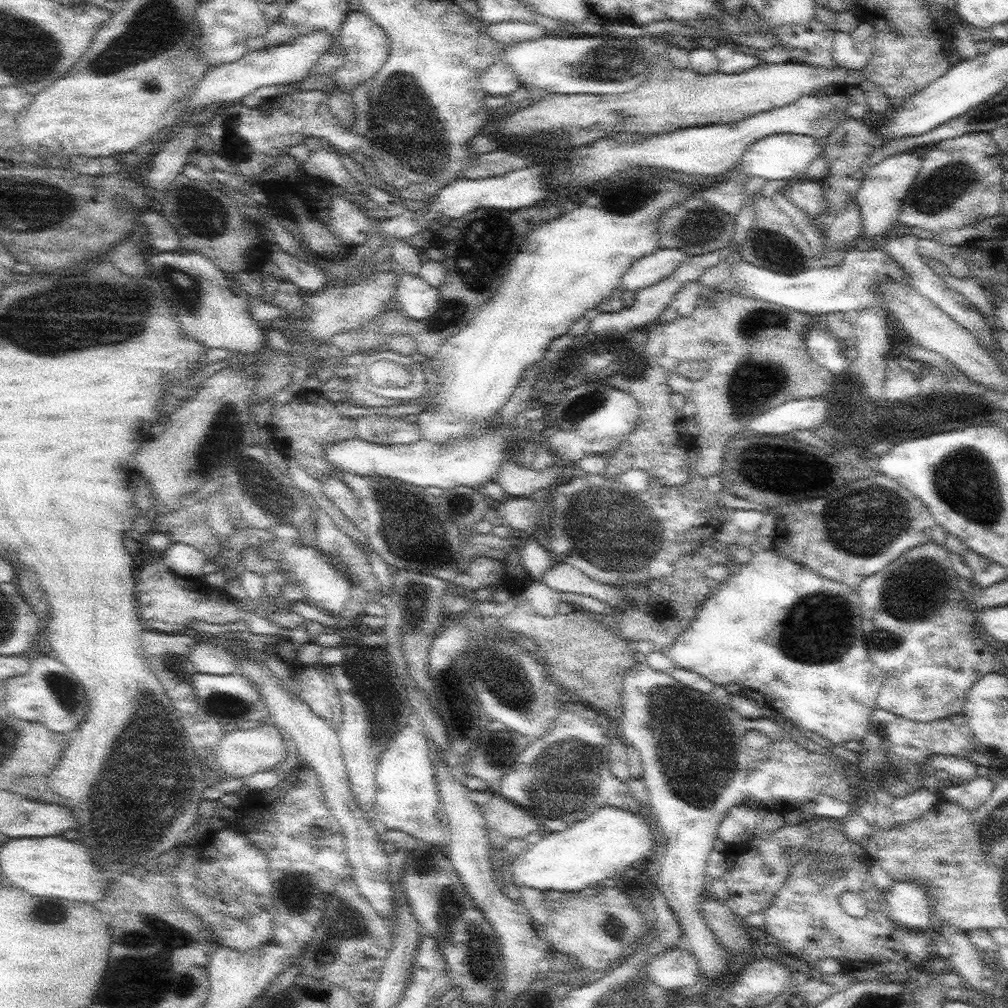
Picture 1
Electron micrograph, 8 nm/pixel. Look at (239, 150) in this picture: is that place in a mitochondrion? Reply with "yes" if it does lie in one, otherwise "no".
yes

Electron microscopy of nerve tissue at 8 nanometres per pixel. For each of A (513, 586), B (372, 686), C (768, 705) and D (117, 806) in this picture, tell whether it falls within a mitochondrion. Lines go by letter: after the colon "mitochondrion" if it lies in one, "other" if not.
A: other
B: mitochondrion
C: other
D: mitochondrion

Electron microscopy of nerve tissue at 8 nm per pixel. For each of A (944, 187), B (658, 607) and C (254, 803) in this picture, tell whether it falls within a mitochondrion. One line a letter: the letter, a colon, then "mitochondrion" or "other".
A: mitochondrion
B: mitochondrion
C: other

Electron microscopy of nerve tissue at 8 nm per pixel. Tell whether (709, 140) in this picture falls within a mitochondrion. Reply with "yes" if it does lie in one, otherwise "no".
no

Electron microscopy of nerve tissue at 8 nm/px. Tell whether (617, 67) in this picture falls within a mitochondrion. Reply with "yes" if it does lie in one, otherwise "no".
yes

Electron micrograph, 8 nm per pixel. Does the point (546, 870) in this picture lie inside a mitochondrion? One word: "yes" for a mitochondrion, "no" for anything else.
no

